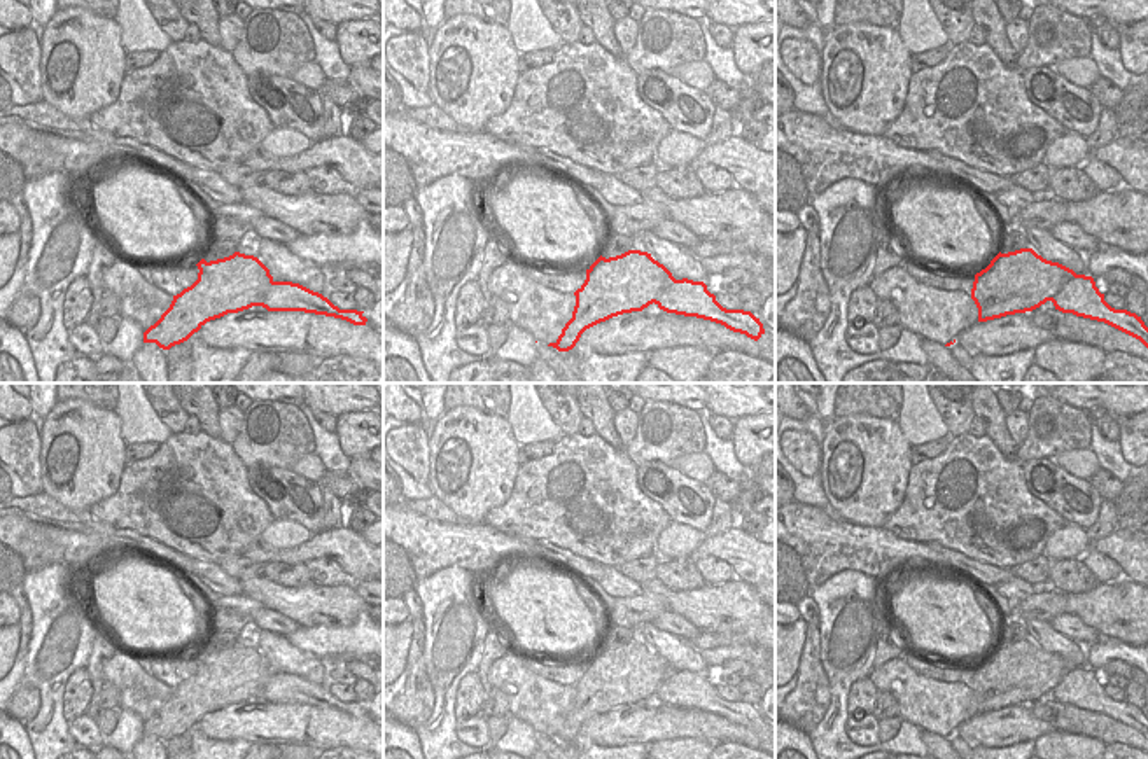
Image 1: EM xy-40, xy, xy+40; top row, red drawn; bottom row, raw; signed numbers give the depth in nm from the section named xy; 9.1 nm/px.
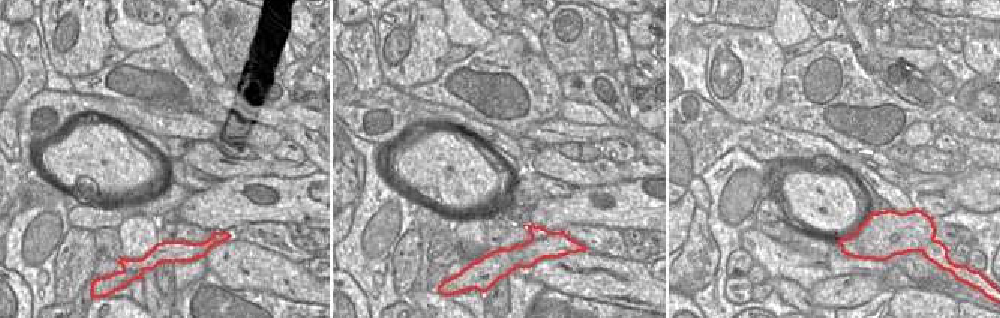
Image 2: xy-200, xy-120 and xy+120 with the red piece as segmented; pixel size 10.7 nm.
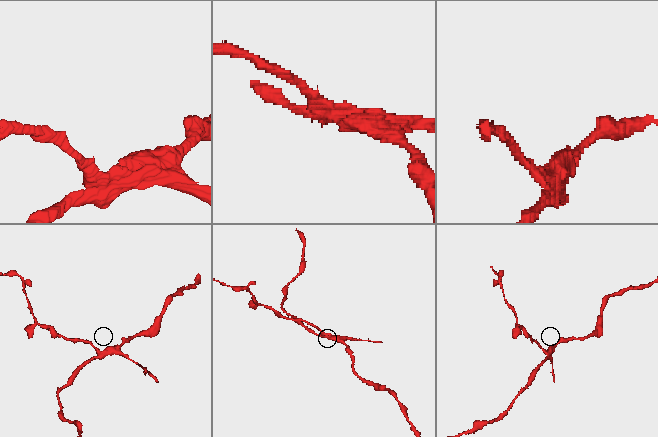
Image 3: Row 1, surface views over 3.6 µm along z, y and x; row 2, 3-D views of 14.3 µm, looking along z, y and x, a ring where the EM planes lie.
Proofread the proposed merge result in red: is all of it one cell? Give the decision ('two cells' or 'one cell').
two cells

